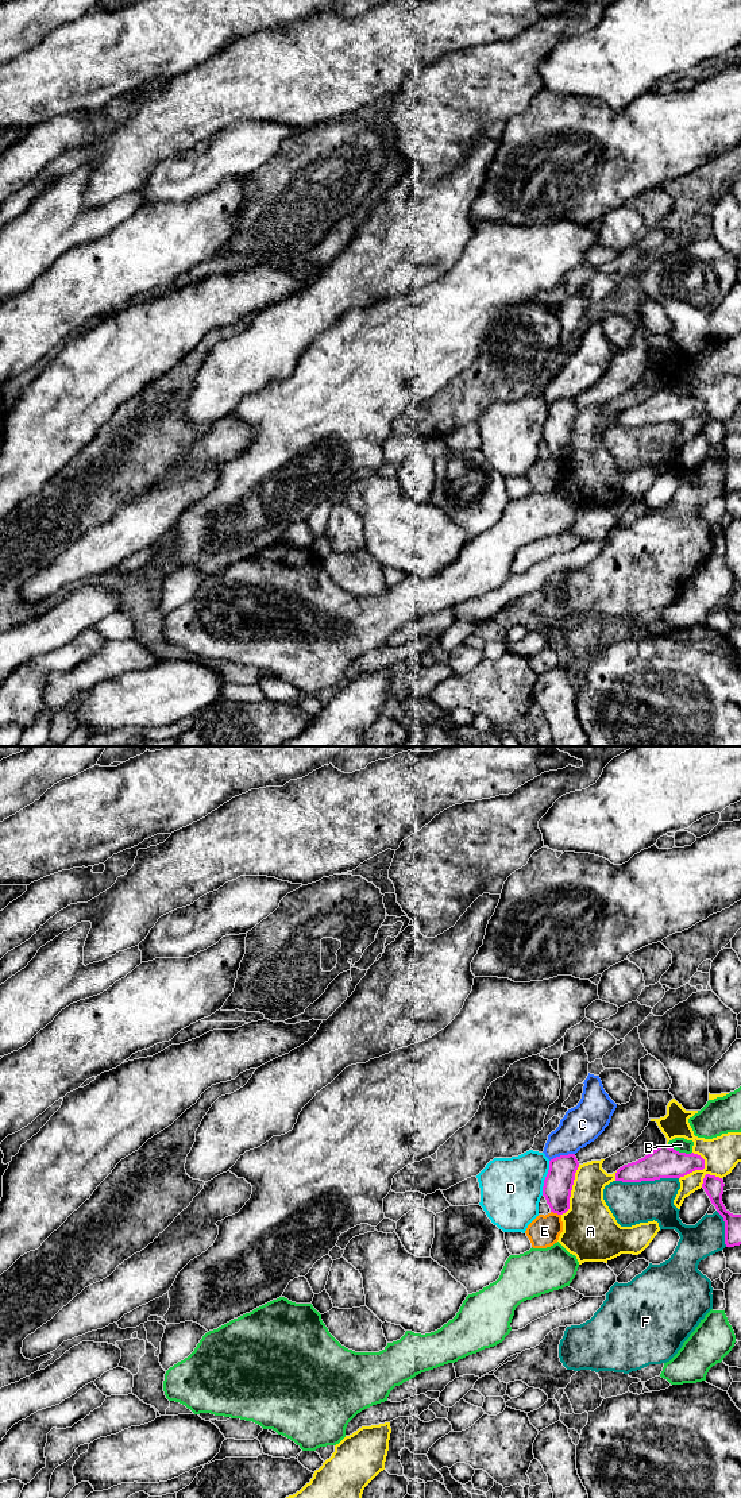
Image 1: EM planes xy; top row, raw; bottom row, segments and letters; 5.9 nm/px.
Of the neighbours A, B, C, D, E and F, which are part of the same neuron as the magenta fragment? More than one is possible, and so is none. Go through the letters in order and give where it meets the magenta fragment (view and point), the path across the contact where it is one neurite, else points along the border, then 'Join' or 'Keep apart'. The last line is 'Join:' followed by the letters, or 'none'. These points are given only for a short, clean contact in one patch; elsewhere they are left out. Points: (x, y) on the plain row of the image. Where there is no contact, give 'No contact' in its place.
A: Touches magenta at xy (571, 433). Keep apart
B: Touches magenta at xy (678, 396). Keep apart
C: Touches magenta at xy (562, 400). Keep apart
D: Touches magenta at xy (545, 423). Keep apart
E: Touches magenta at xy (556, 456). Boundary: xy (551, 455), (560, 459). Keep apart
F: Touches magenta at xy (647, 424). Keep apart
Join: none

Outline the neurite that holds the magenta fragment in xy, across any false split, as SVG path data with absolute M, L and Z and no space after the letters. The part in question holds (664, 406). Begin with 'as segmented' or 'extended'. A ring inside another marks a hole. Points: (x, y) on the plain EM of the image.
as segmented; M660 390L644 402L624 409L615 417L615 425L641 426L660 422L680 422L705 413L705 404L698 398L679 397Z

